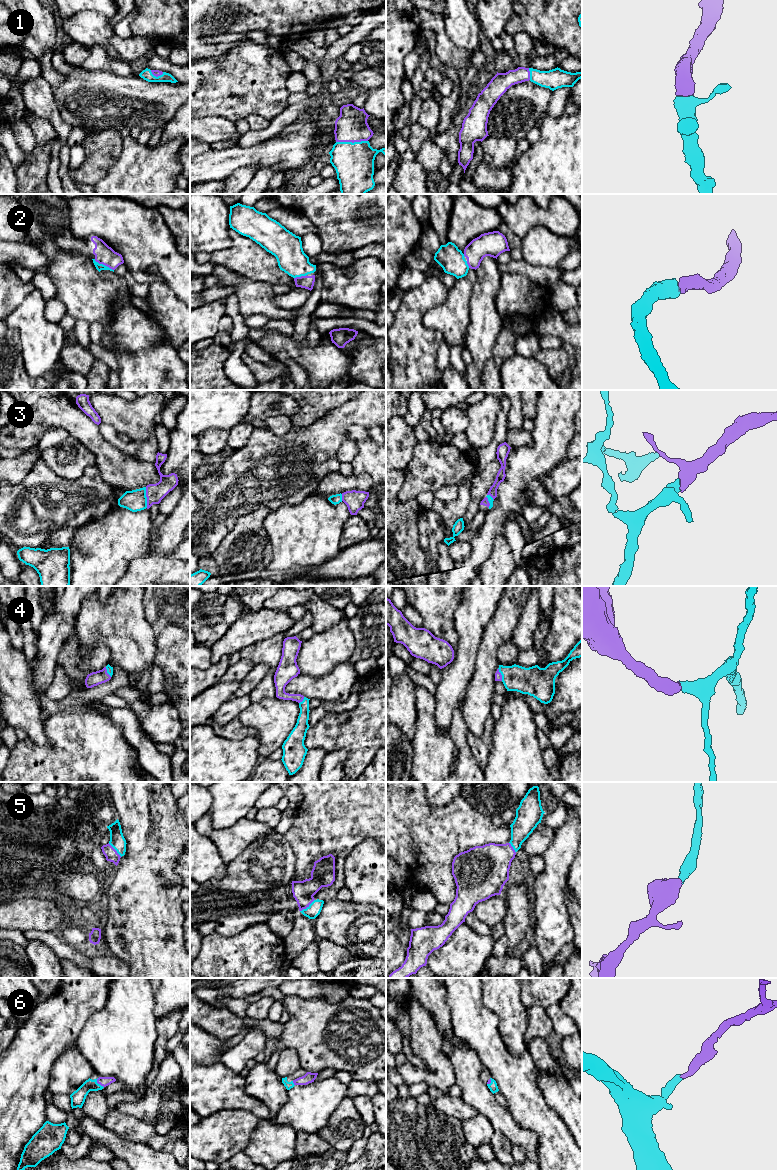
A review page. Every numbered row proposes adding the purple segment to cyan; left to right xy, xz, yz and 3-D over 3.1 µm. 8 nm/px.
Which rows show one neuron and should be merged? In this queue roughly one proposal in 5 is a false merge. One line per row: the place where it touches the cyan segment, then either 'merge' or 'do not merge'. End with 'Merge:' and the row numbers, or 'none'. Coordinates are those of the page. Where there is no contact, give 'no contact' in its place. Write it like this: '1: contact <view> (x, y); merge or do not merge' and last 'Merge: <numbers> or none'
1: contact xz (351, 142); merge
2: contact xy (104, 265); merge
3: contact xy (146, 497); merge
4: contact yz (501, 674); merge
5: contact xz (307, 907); merge
6: contact xy (97, 1083); merge
Merge: 1, 2, 3, 4, 5, 6

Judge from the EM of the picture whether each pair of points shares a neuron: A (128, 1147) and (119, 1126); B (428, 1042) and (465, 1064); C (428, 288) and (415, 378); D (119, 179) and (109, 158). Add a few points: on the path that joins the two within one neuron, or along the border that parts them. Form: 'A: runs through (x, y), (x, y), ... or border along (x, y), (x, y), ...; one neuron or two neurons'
A: border along (105, 1126), (123, 1138), (145, 1143); two neurons
B: border along (448, 1057), (454, 1071), (455, 1080); two neurons
C: runs through (413, 310), (414, 356); one neuron
D: border along (121, 143), (121, 153), (117, 160), (109, 167); two neurons

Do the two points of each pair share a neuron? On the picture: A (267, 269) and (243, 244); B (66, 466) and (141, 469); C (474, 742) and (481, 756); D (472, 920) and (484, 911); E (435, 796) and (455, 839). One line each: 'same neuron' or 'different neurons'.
A: same neuron
B: different neurons
C: same neuron
D: different neurons
E: different neurons

